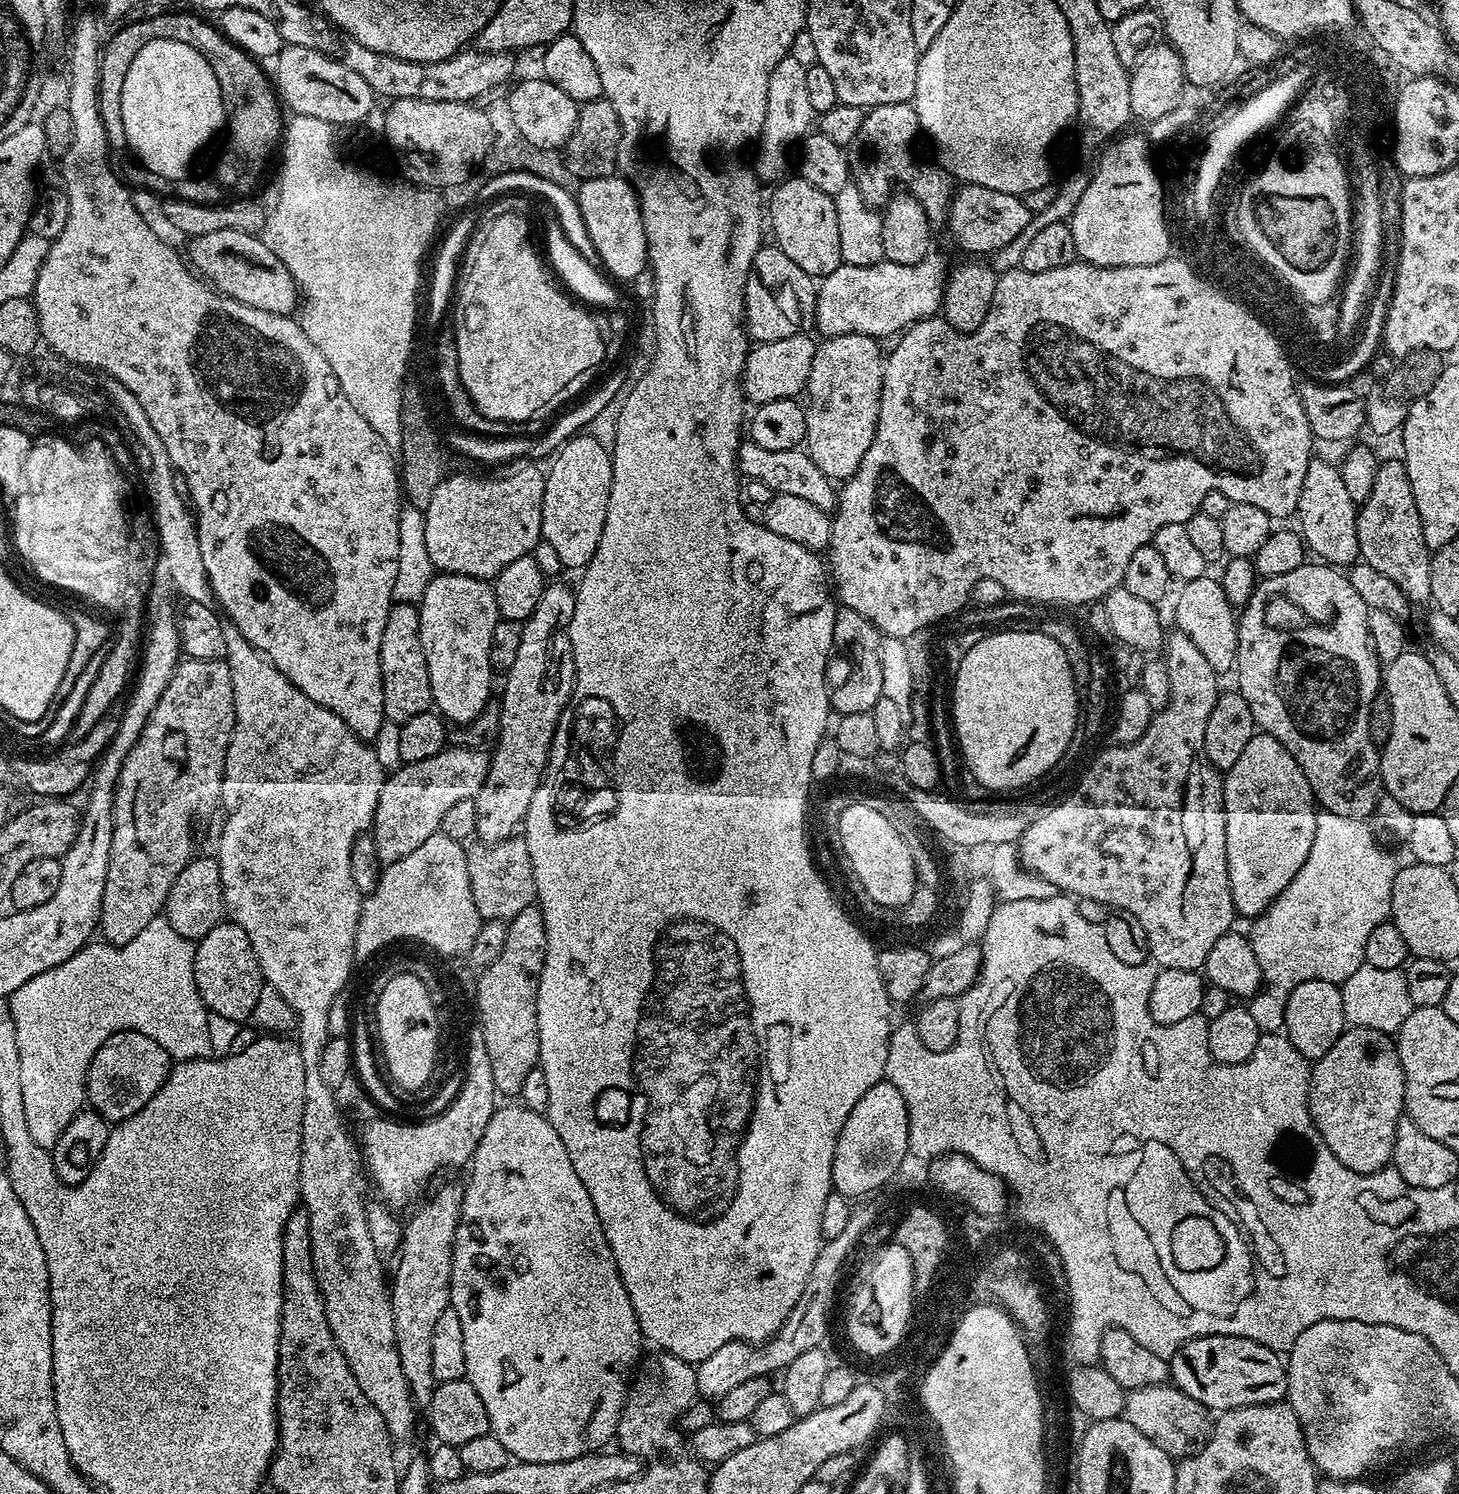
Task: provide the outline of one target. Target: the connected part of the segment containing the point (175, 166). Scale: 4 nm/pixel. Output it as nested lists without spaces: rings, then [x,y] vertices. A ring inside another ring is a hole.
[[[149,40],[135,49],[136,57],[127,62],[121,90],[121,110],[123,139],[128,139],[136,156],[156,176],[164,180],[179,181],[185,175],[188,163],[196,156],[196,151],[203,146],[216,131],[221,131],[225,123],[222,94],[218,80],[198,49],[168,40]]]

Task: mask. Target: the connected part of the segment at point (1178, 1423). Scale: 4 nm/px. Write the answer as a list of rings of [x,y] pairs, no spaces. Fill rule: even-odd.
[[[1171,1383],[1131,1389],[1124,1397],[1123,1419],[1128,1420],[1134,1430],[1142,1430],[1154,1446],[1166,1450],[1166,1454],[1173,1458],[1195,1453],[1207,1440],[1210,1431],[1209,1409],[1204,1408],[1202,1402],[1194,1402],[1194,1398]]]

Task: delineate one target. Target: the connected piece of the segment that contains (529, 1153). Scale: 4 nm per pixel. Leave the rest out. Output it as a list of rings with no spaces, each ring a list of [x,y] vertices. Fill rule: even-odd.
[[[523,1106],[515,1107],[497,1107],[490,1122],[486,1122],[486,1131],[478,1142],[476,1153],[472,1155],[472,1173],[468,1176],[468,1184],[463,1185],[464,1200],[460,1203],[460,1221],[452,1247],[448,1298],[450,1306],[462,1321],[462,1338],[466,1345],[466,1378],[474,1390],[478,1390],[478,1398],[482,1398],[482,1404],[486,1406],[491,1435],[496,1436],[498,1442],[506,1446],[509,1457],[517,1461],[566,1462],[567,1459],[603,1449],[603,1444],[615,1437],[624,1400],[628,1397],[628,1386],[642,1356],[642,1337],[634,1306],[630,1306],[630,1294],[626,1294],[626,1286],[618,1274],[618,1266],[606,1242],[606,1234],[598,1222],[594,1202],[590,1202],[590,1194],[586,1194],[586,1186],[582,1186],[582,1178],[578,1178],[574,1162],[570,1162],[570,1154],[566,1154],[566,1146],[562,1146],[558,1130],[554,1130],[547,1115],[532,1112]]]

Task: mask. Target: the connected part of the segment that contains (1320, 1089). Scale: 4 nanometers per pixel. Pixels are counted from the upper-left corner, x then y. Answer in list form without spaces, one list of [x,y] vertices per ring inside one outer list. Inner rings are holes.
[[[1349,1027],[1311,1069],[1310,1118],[1334,1158],[1358,1174],[1384,1171],[1392,1159],[1396,1127],[1406,1112],[1395,1039],[1386,1032]]]

